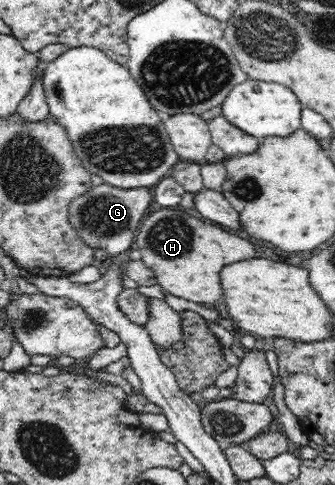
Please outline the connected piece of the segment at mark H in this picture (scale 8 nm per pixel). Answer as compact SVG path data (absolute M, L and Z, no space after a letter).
M162 207L147 215L135 233L133 247L140 251L142 261L154 270L157 283L170 296L220 312L223 312L225 296L220 283L222 269L226 265L258 257L252 241L242 239L233 230L192 217L177 207Z

